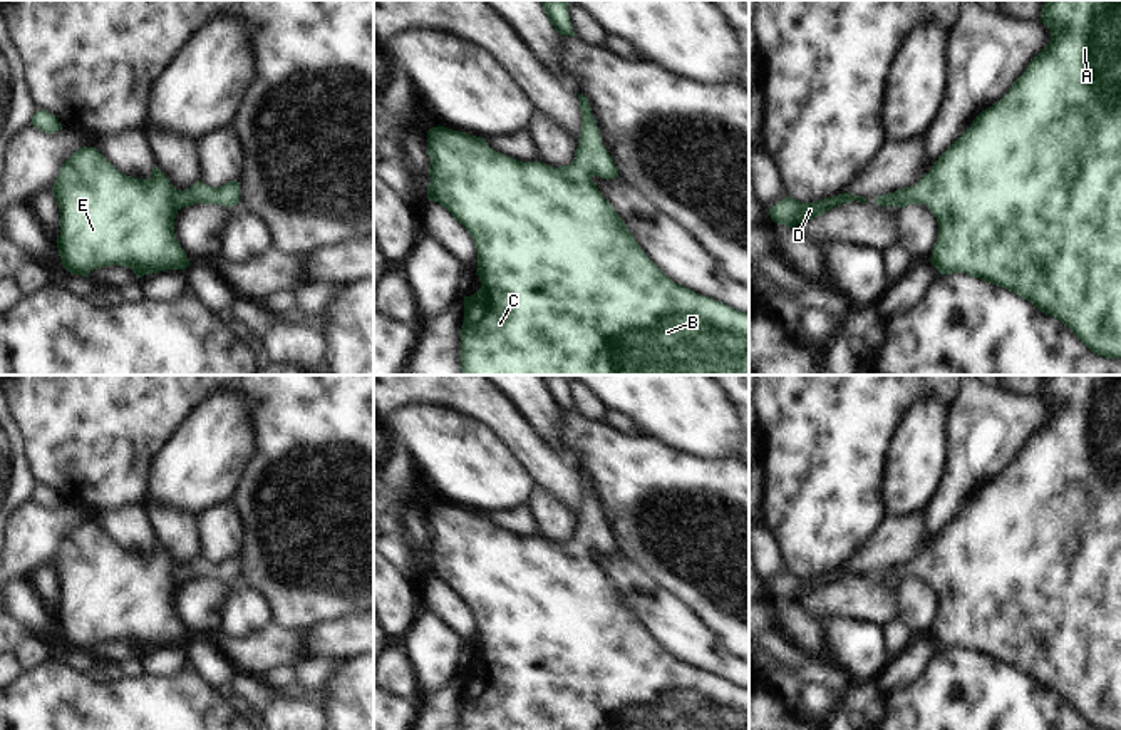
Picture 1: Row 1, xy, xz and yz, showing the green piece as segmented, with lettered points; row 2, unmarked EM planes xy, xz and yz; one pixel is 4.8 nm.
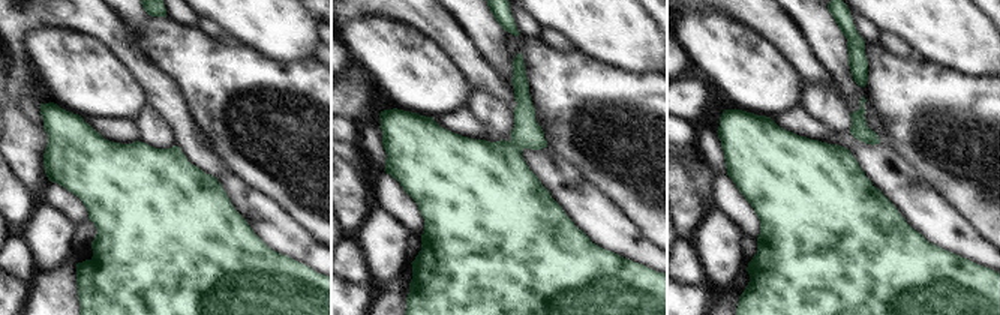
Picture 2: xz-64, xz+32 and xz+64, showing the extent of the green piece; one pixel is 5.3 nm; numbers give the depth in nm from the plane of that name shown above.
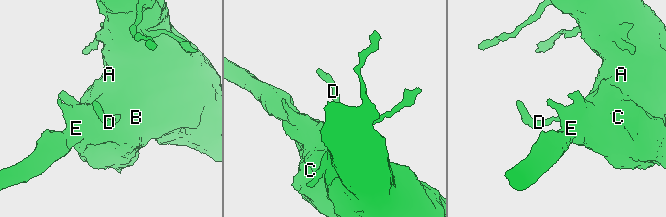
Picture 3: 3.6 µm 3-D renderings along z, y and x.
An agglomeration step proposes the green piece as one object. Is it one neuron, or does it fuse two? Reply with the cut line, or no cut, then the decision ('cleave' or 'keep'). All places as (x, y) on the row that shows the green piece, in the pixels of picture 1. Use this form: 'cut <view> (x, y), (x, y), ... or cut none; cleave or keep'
cut none; keep

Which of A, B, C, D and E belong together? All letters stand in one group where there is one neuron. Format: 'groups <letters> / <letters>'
groups A B C D E

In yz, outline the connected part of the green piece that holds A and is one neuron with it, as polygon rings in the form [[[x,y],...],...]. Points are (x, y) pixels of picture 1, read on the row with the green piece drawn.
[[[1044,0],[1039,20],[1049,28],[1051,42],[1029,62],[1009,92],[972,121],[918,184],[876,196],[875,203],[883,208],[925,204],[933,213],[938,238],[928,261],[940,275],[967,273],[1014,291],[1061,320],[1091,352],[1121,358],[1121,0]]]

